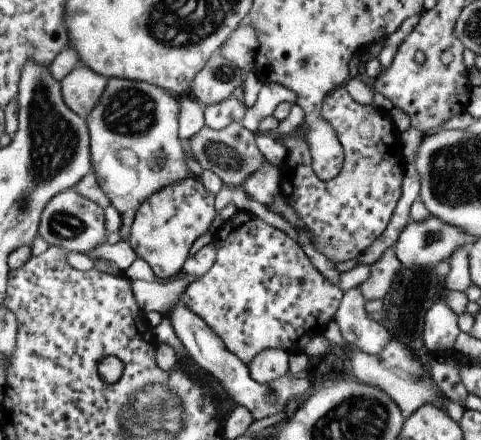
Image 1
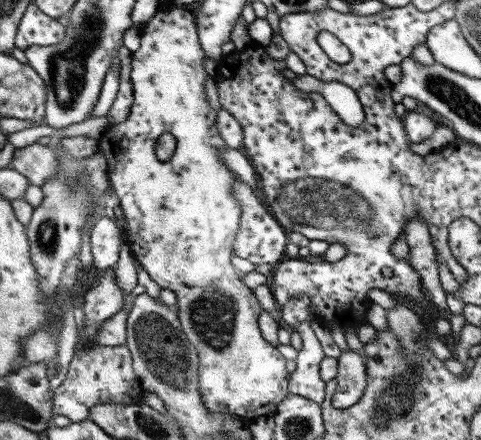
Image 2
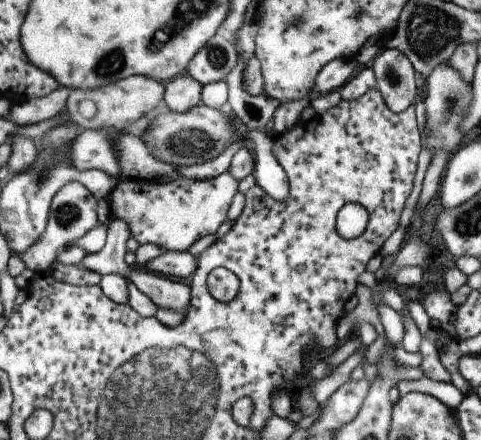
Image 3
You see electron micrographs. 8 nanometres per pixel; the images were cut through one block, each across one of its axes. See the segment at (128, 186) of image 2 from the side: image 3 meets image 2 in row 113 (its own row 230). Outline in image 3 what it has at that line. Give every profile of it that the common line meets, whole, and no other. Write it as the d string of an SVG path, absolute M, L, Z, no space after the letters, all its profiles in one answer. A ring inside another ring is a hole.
M223 172L213 180L175 178L171 182L145 182L121 178L107 200L111 204L113 218L127 222L131 238L139 246L151 244L159 248L159 252L187 252L191 244L203 236L215 234L225 222L231 200L237 194L237 186L239 182L229 172Z

